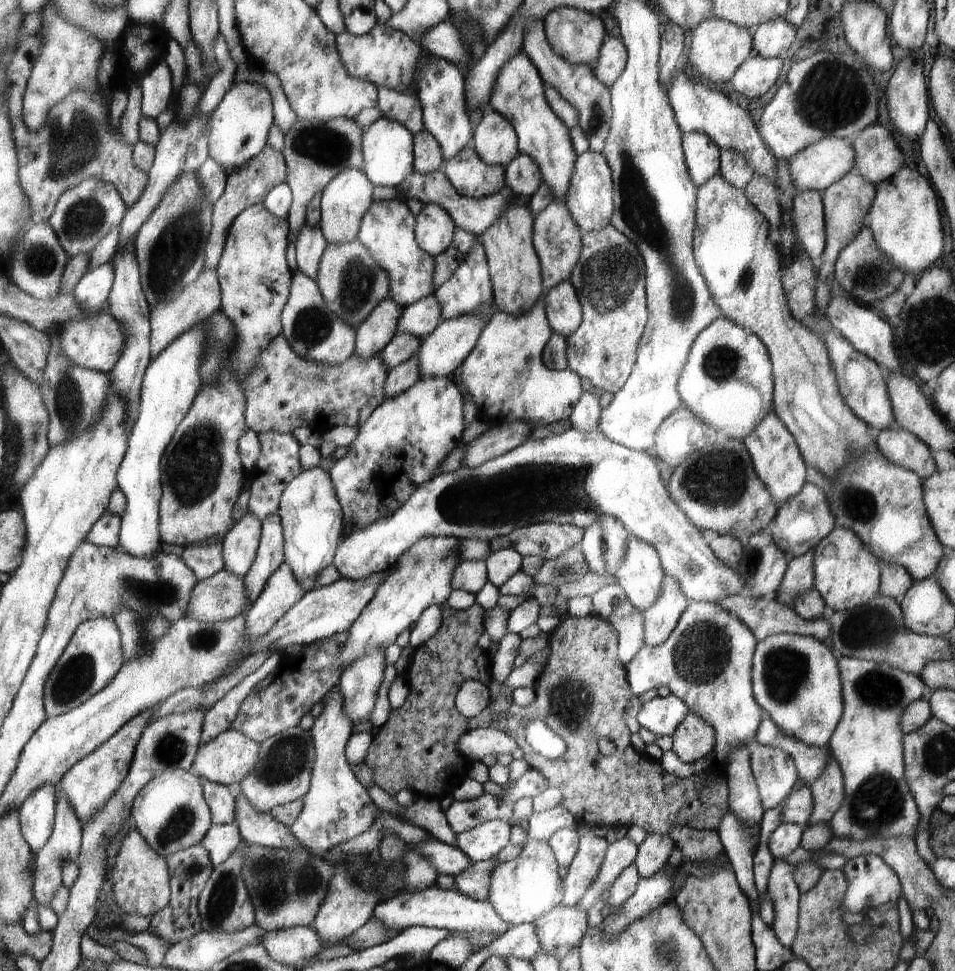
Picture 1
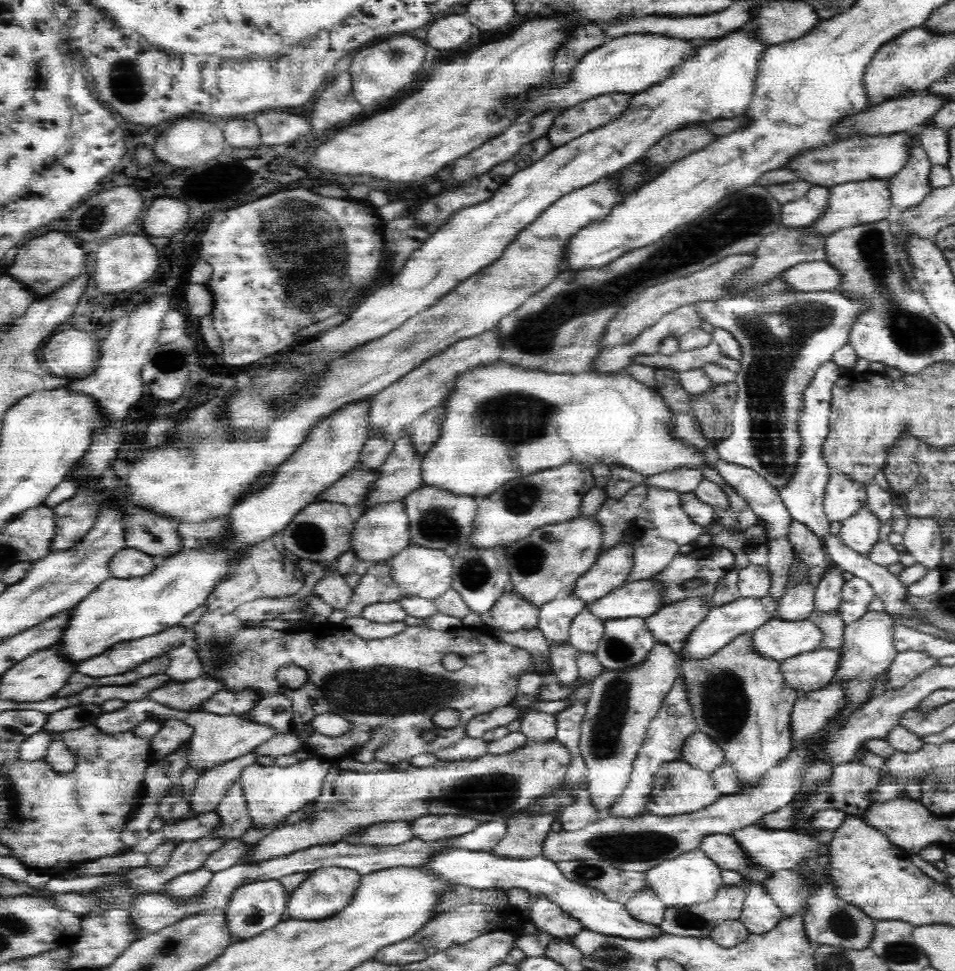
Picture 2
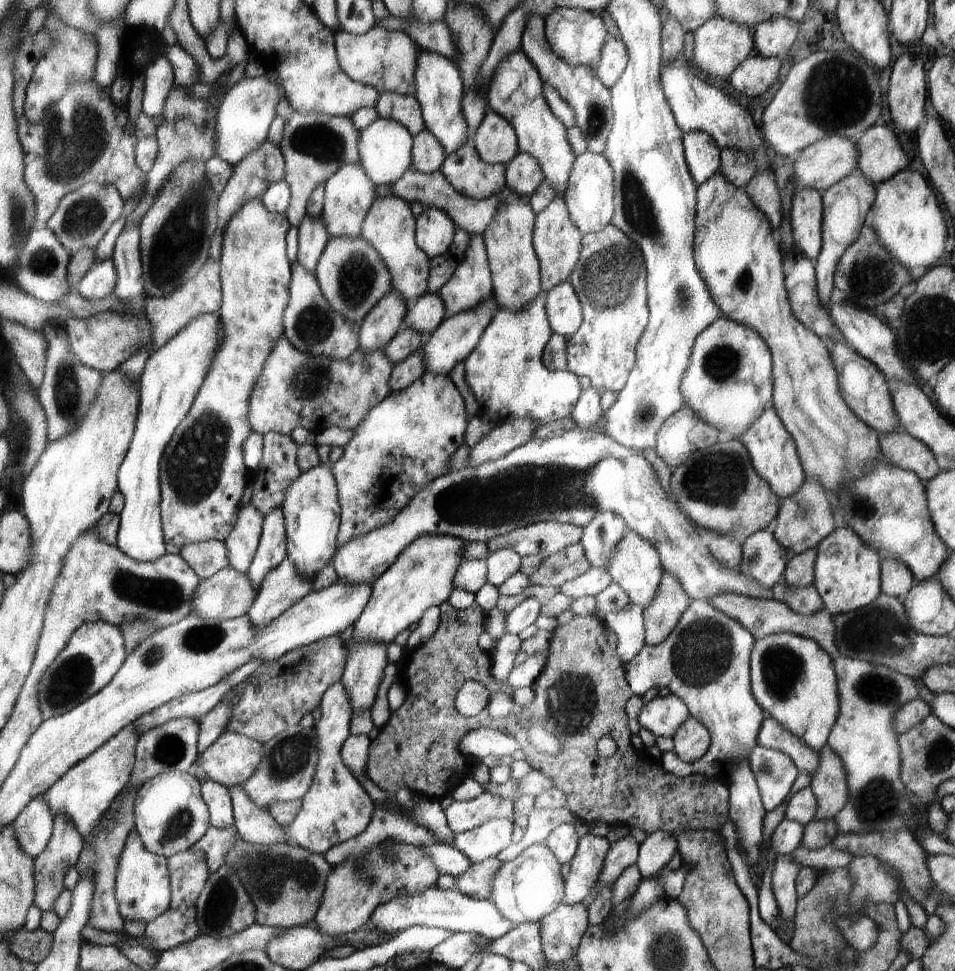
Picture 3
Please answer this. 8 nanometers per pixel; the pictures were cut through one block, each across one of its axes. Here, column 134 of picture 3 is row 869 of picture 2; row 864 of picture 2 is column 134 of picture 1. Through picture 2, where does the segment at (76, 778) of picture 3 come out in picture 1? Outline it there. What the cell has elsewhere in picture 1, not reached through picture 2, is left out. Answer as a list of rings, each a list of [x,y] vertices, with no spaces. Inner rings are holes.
[[[147,711],[134,718],[122,728],[106,745],[96,750],[94,754],[82,760],[69,774],[57,785],[57,802],[60,803],[66,796],[73,810],[80,818],[83,827],[95,818],[97,813],[104,811],[114,796],[122,789],[124,782],[129,778],[131,769],[137,758],[137,747],[148,729],[152,711]]]

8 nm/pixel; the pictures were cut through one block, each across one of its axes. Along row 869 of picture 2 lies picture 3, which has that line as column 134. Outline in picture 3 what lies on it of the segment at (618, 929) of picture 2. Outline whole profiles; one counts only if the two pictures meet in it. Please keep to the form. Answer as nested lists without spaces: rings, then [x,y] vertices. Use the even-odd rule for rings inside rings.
[[[213,313],[203,315],[191,323],[167,346],[153,351],[141,379],[141,413],[136,435],[119,474],[119,490],[122,490],[127,504],[121,515],[117,546],[130,557],[143,563],[157,562],[167,554],[161,514],[162,460],[178,428],[193,410],[209,377],[210,366],[216,358],[220,321],[221,314]]]

